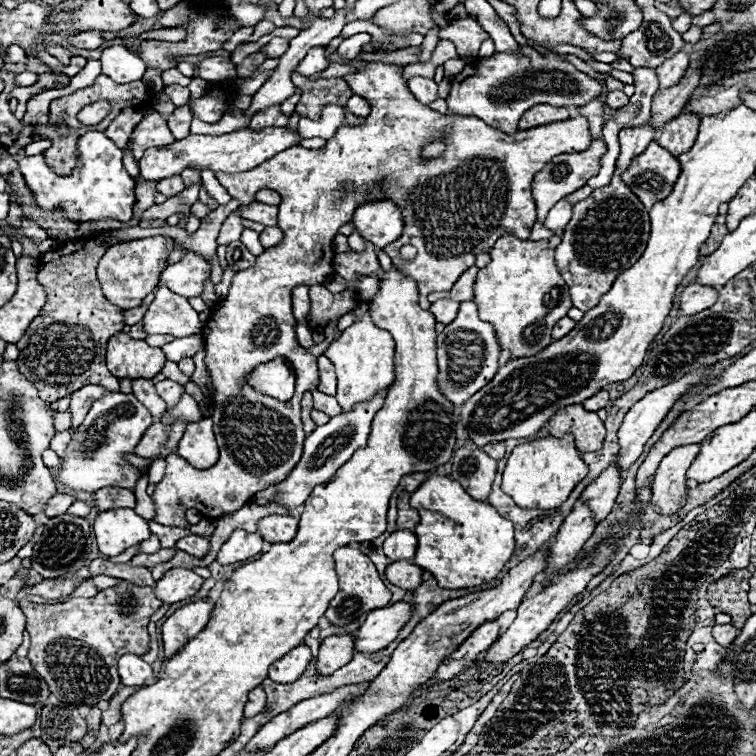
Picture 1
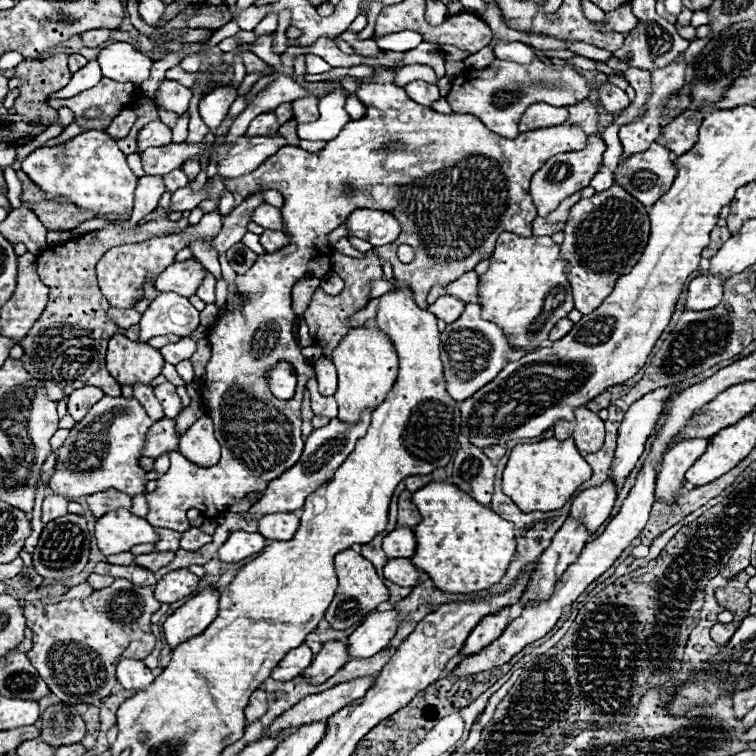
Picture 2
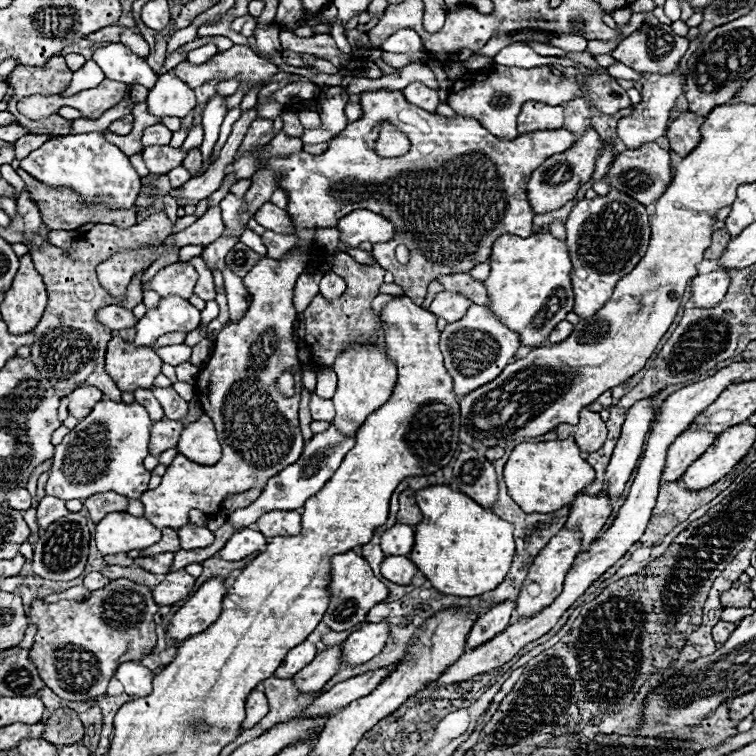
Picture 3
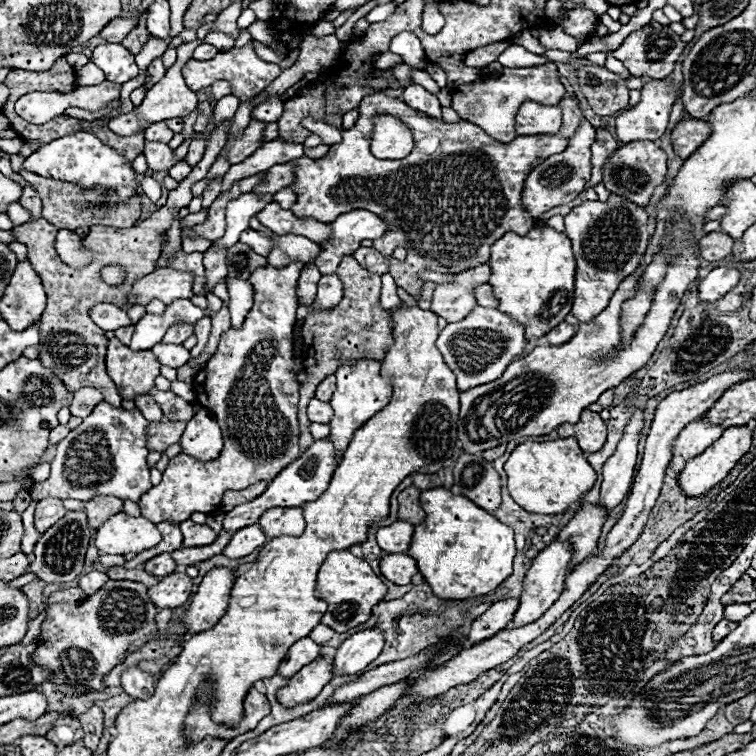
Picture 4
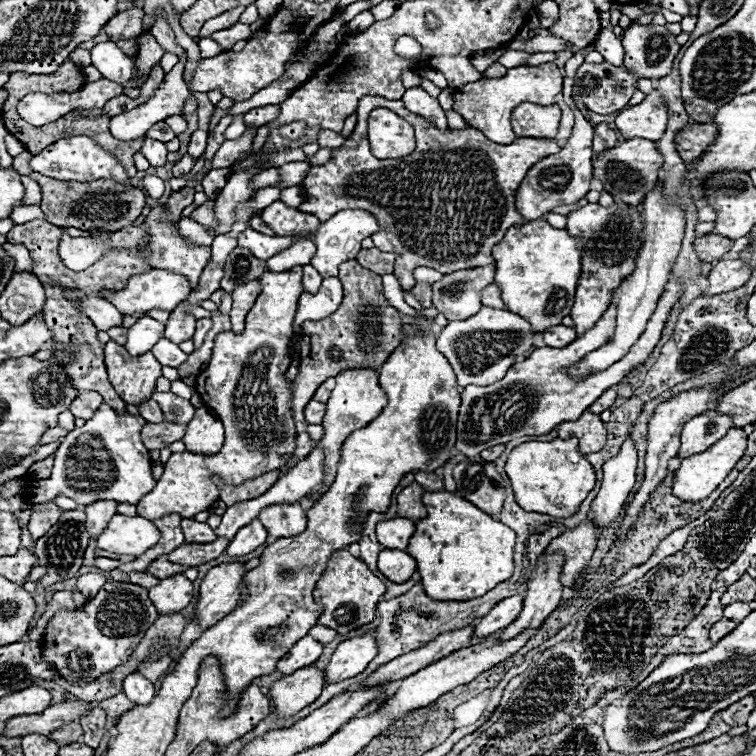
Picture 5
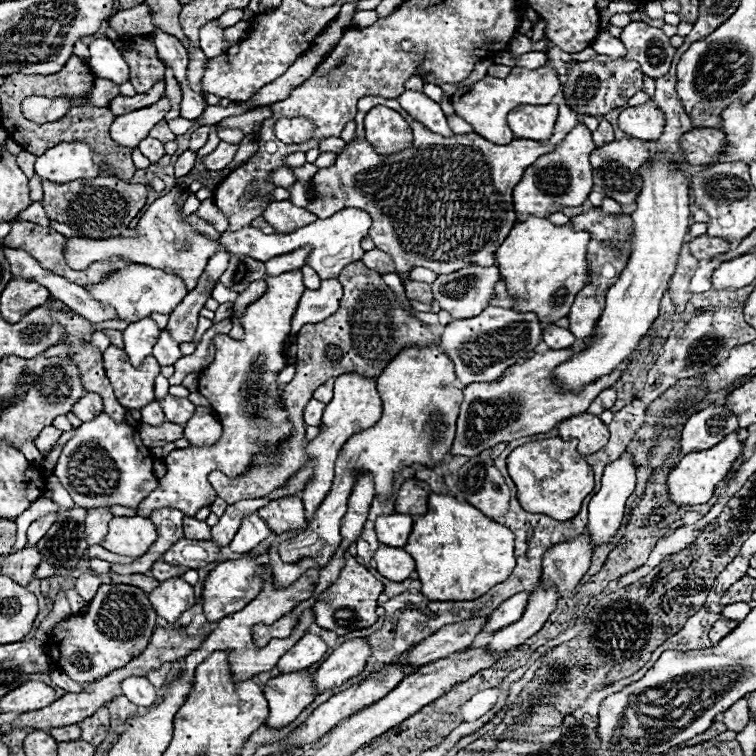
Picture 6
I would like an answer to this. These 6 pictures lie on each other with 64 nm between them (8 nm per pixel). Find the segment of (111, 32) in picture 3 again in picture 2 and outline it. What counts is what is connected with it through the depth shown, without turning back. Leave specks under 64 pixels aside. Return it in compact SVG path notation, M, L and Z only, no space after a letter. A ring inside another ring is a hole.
M106 28L88 30L88 32L80 34L80 38L82 38L82 44L84 44L86 48L96 48L96 46L100 46L102 42L110 40L110 30L106 30Z

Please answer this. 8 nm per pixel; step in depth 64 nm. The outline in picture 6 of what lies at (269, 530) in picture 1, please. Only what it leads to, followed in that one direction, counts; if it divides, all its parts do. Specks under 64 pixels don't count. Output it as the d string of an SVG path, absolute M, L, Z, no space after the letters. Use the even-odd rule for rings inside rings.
M298 496L278 498L258 510L258 516L270 526L274 534L284 534L288 530L302 530L306 526L304 506Z

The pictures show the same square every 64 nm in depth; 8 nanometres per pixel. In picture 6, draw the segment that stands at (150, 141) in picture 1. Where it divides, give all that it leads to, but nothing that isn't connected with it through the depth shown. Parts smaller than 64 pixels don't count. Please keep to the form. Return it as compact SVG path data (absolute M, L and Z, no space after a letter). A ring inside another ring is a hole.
M166 120L158 122L158 124L150 130L150 136L152 136L152 138L158 138L160 142L170 142L170 140L176 140L176 136L170 132L170 128L168 128Z

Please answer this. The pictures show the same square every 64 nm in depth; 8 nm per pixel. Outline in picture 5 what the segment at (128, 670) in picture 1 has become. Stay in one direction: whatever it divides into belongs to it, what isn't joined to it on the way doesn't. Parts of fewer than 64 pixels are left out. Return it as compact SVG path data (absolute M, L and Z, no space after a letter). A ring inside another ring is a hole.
M140 672L128 674L122 682L122 688L124 688L124 694L136 704L146 704L156 696L154 684L146 676L142 676Z

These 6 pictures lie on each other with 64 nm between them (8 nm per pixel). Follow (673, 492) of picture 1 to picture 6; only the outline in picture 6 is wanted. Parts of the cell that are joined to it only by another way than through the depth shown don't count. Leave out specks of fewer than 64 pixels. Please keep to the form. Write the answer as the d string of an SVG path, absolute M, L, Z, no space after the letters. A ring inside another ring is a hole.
M706 406L704 410L692 414L682 430L682 448L680 454L708 450L718 444L730 430L738 430L738 420L722 406Z

